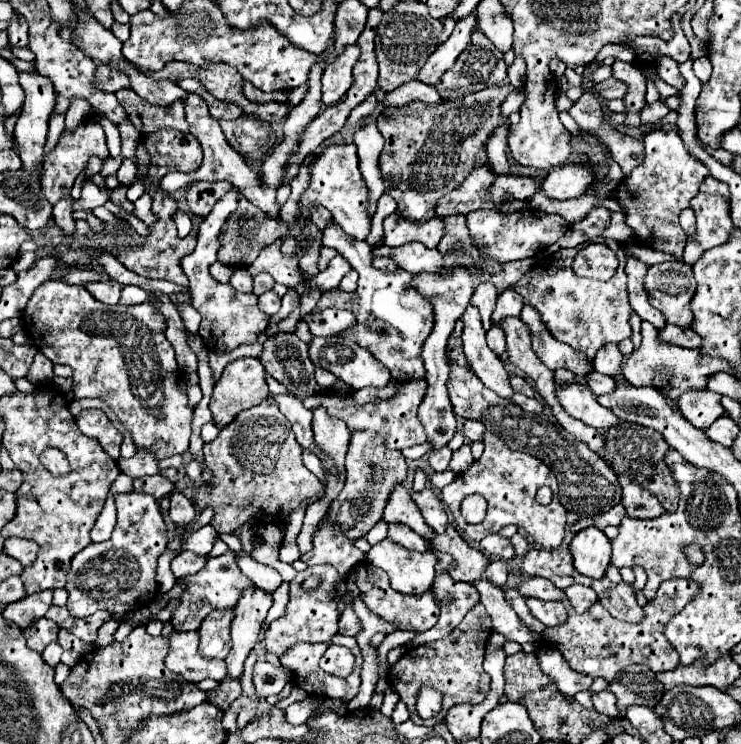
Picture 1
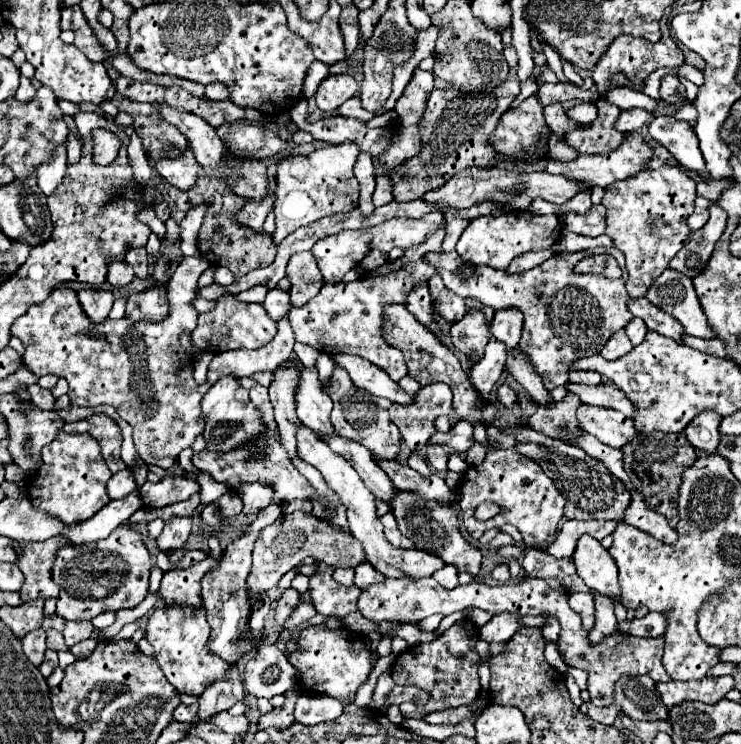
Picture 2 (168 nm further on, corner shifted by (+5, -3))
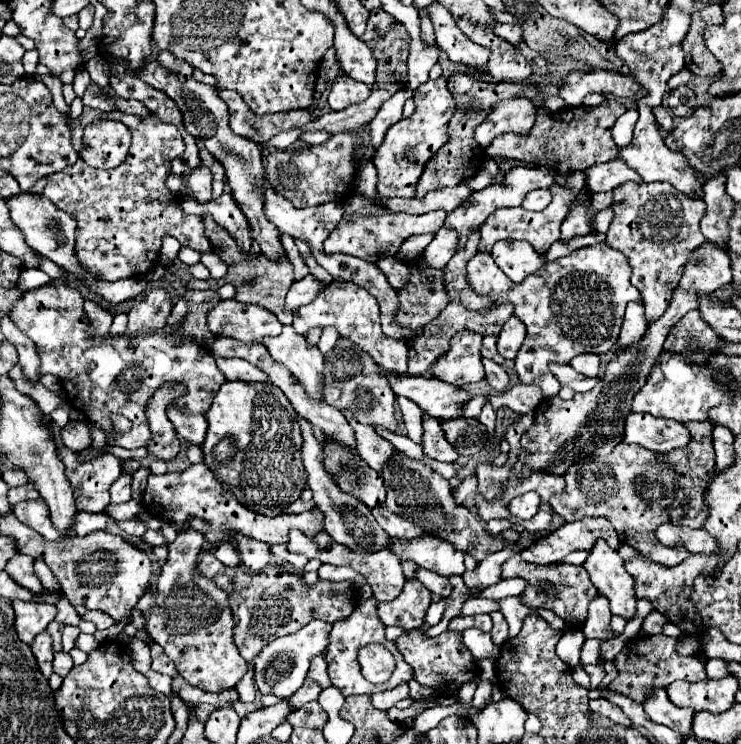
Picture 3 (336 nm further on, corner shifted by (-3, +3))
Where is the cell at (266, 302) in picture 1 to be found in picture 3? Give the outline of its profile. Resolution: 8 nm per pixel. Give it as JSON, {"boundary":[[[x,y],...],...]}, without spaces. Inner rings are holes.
{"boundary":[[[307,275],[305,279],[301,281],[295,281],[287,293],[287,299],[285,299],[285,305],[287,309],[299,309],[301,305],[307,305],[311,303],[323,289],[327,287],[327,283],[319,281],[317,277],[313,275]]]}

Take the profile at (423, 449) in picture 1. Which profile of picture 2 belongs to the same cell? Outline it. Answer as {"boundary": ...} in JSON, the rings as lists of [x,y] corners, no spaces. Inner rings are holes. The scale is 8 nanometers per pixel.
{"boundary":[[[459,421],[449,433],[435,433],[431,439],[432,444],[443,444],[449,445],[455,453],[465,453],[473,443],[473,425],[469,421]]]}

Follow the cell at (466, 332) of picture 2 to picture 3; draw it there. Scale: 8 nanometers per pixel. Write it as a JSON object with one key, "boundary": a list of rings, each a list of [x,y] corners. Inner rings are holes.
{"boundary":[[[461,331],[451,339],[451,351],[437,359],[431,367],[431,377],[451,383],[451,385],[469,385],[485,377],[481,365],[481,335],[471,331]]]}

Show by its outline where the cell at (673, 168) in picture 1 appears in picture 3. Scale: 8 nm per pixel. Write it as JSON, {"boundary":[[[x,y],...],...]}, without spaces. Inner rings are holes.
{"boundary":[[[625,183],[613,189],[613,223],[605,243],[627,255],[631,265],[631,281],[641,291],[647,321],[655,321],[665,313],[671,293],[681,279],[685,261],[705,243],[699,221],[705,215],[703,199],[689,199],[669,183]]]}

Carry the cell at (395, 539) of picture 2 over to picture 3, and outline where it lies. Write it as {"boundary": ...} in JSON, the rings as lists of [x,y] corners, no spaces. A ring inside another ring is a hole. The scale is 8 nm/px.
{"boundary":[[[375,507],[375,509],[371,509],[371,513],[375,515],[377,523],[387,531],[387,535],[393,539],[409,539],[411,541],[423,533],[421,527],[413,525],[411,521],[405,521],[403,517],[389,513],[385,507]]]}

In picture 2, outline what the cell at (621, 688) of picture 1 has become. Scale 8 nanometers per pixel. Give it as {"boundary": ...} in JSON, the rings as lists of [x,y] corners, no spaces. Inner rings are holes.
{"boundary":[[[649,675],[621,677],[615,683],[615,705],[619,705],[621,713],[641,721],[667,719],[669,711],[669,707],[661,703],[655,683],[649,679]]]}

